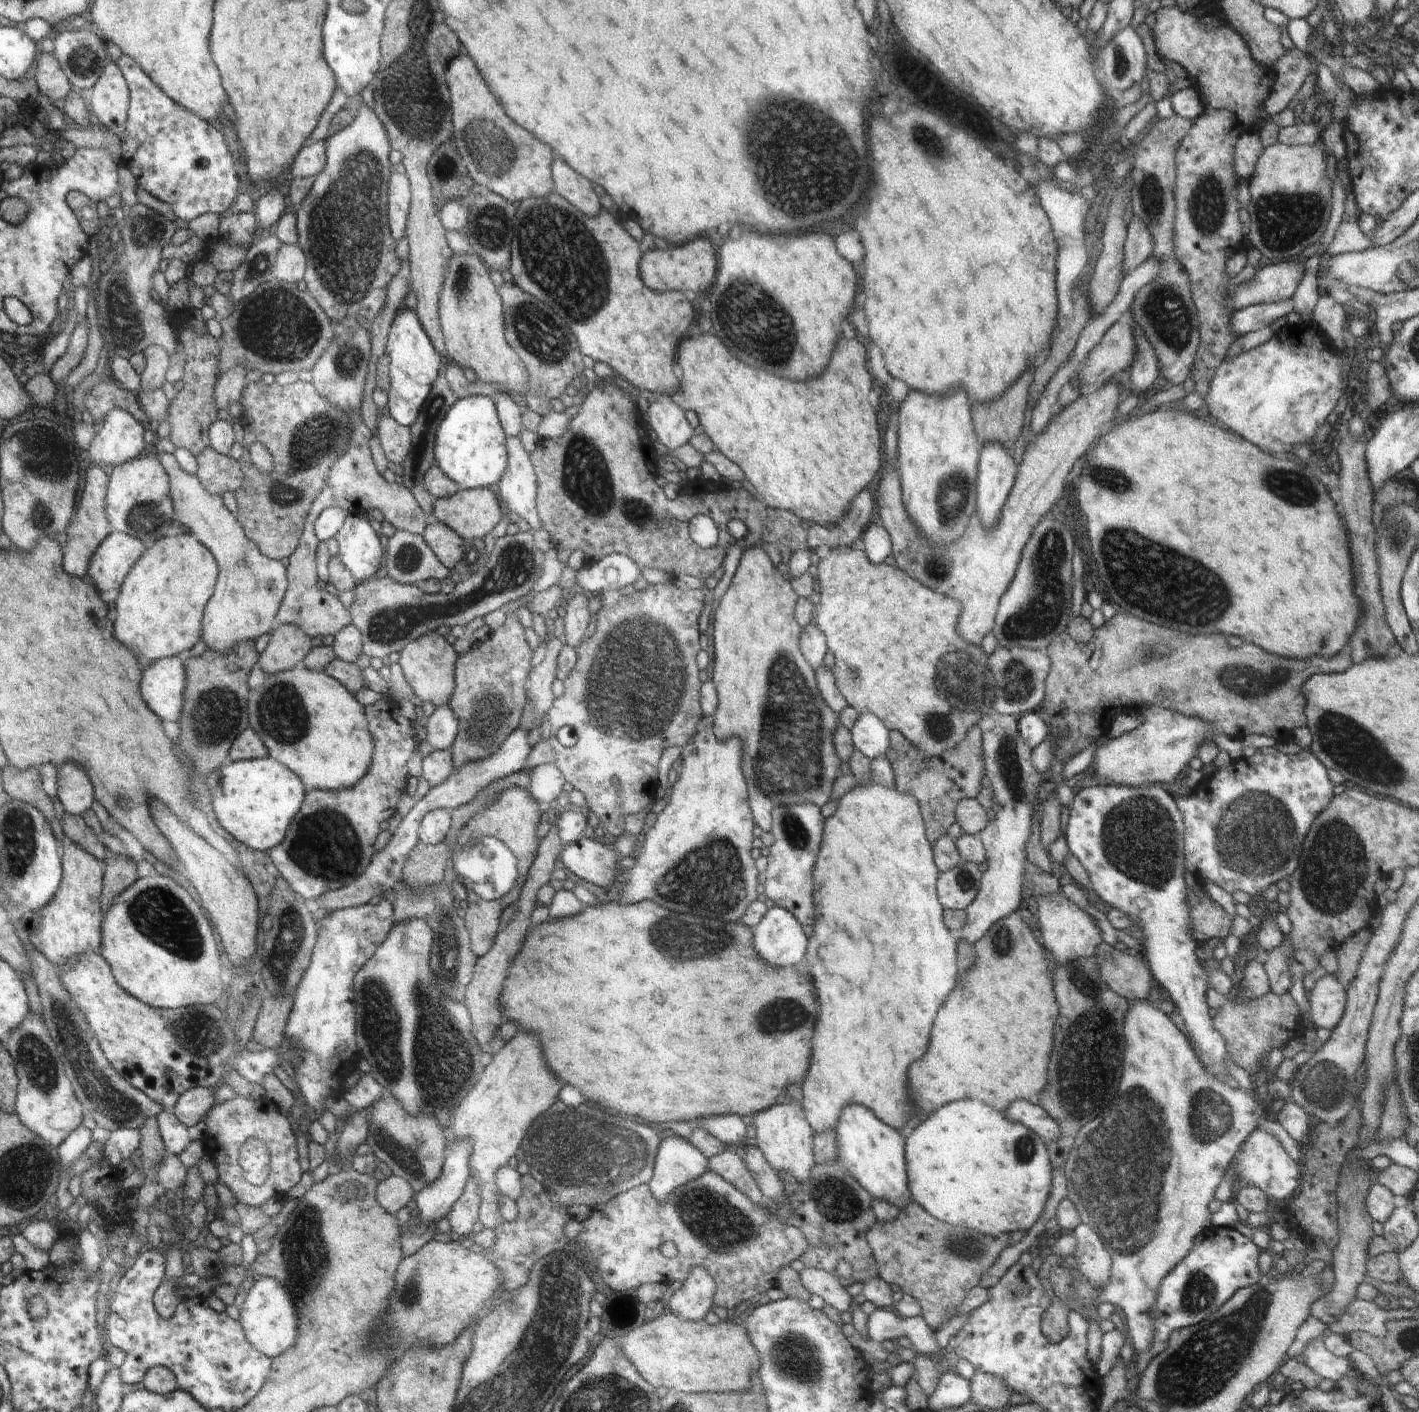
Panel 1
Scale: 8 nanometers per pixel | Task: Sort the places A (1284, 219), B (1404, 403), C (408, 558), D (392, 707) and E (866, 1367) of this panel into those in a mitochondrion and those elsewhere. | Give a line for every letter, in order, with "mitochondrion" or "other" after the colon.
A: mitochondrion
B: other
C: mitochondrion
D: other
E: other

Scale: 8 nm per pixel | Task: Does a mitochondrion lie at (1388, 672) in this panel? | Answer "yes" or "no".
no

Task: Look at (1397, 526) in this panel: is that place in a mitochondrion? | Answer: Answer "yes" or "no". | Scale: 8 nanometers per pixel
yes

